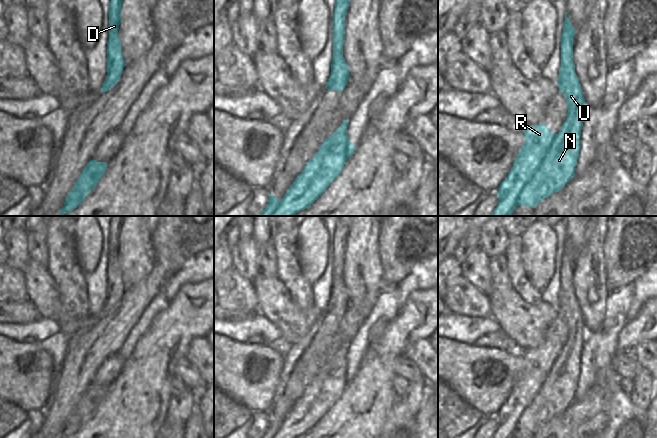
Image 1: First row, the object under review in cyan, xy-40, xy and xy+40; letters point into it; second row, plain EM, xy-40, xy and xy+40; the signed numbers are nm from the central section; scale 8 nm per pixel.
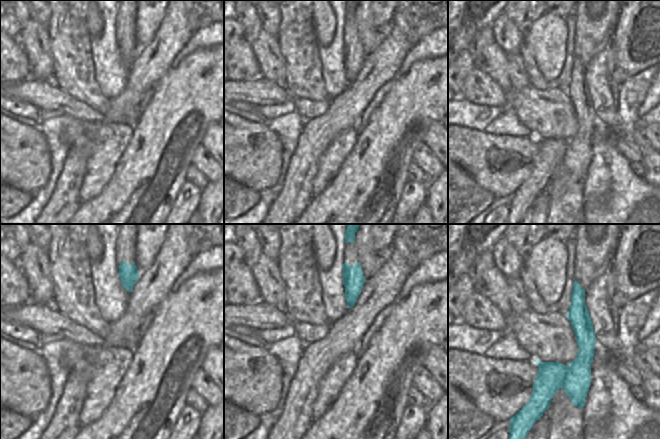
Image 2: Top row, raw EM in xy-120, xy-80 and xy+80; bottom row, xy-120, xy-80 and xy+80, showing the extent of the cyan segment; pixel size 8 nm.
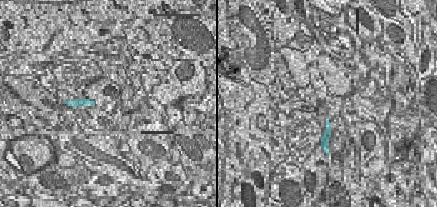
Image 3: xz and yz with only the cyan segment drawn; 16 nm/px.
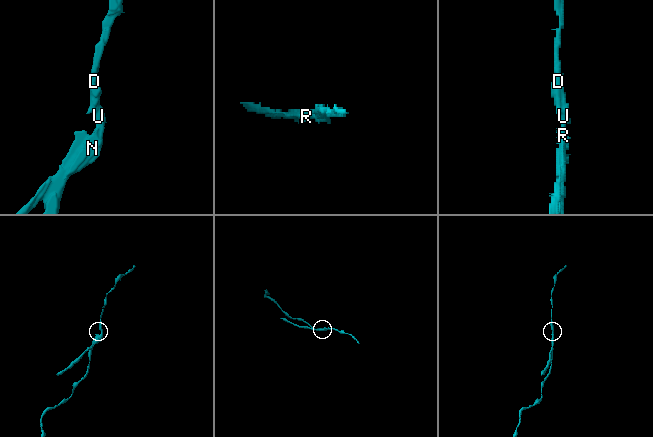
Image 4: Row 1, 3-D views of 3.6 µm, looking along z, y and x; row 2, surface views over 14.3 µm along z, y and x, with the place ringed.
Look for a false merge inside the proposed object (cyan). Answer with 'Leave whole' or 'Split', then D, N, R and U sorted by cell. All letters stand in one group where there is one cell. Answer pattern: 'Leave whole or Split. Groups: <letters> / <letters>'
Split. Groups: D N U / R

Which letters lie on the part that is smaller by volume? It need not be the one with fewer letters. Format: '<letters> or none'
R

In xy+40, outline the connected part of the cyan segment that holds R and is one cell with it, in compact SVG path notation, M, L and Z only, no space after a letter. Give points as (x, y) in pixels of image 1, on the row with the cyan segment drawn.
M544 124L525 126L523 133L525 143L507 177L499 185L499 201L502 196L508 196L513 189L526 188L543 171L548 152L557 137L557 134L550 132L549 127Z

